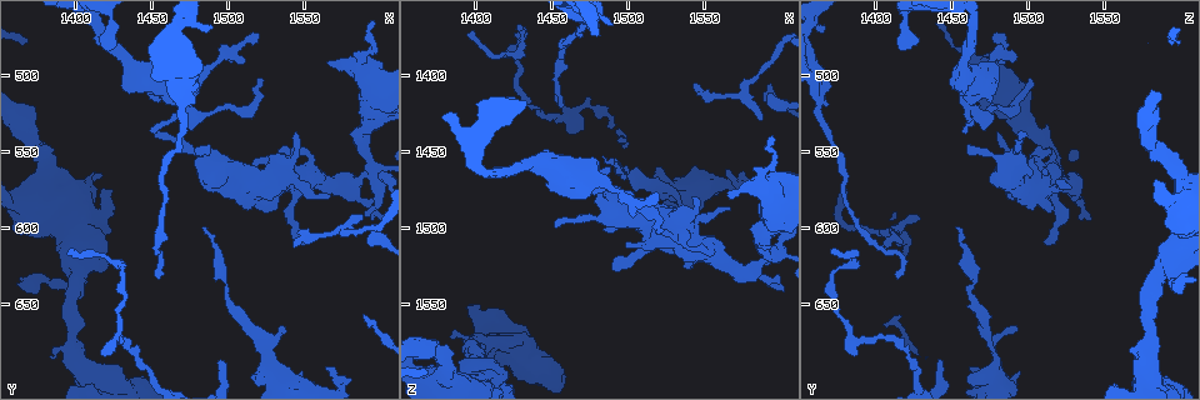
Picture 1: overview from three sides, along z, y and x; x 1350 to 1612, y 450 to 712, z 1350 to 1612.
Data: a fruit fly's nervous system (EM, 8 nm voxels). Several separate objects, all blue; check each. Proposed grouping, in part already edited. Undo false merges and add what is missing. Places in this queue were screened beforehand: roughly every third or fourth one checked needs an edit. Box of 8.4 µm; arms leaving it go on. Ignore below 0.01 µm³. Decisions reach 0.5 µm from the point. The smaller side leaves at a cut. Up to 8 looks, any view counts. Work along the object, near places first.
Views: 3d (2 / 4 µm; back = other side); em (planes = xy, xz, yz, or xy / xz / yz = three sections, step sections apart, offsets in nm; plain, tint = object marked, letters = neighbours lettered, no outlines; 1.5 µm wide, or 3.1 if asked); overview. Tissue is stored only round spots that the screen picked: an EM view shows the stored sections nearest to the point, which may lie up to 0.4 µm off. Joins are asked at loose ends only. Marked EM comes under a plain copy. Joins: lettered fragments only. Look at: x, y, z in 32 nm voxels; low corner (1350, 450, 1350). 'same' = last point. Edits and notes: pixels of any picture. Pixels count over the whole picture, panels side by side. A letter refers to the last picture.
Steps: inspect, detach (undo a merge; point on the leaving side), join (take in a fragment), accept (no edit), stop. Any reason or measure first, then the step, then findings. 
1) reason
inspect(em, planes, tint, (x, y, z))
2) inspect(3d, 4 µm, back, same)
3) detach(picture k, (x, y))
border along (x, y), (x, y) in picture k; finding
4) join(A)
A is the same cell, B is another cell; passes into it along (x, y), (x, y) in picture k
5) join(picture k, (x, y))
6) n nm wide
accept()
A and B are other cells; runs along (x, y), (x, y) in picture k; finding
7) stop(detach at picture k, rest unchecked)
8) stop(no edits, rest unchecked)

an open end
inspect(3d, 4 µm, (1418, 480, 1416))

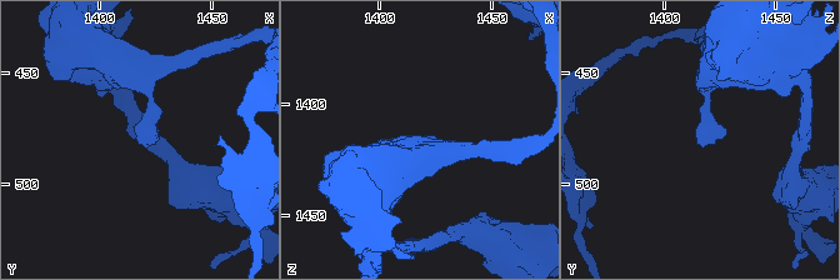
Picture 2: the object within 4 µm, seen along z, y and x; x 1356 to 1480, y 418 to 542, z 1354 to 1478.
now the EM
inspect(em, yz, step 8, letters, (1416, 481, 1417))

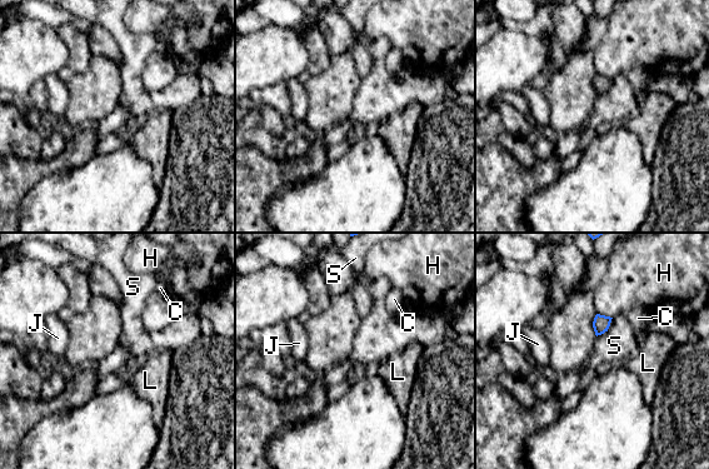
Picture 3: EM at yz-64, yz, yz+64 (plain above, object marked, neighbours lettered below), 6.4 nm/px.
another direction
inspect(em, planes, letters, same)

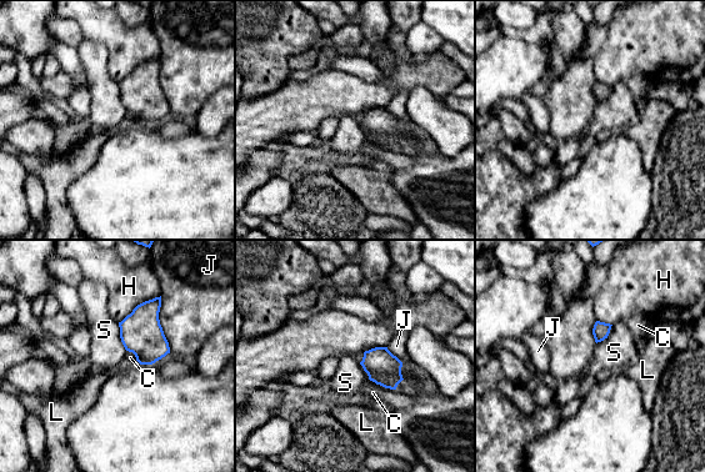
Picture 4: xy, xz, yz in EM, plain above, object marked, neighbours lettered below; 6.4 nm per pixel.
accept()
C, H, J, L and S are other cells; border along (118, 324), (120, 341), (126, 350) in picture 4; no lettered fragment goes on from it

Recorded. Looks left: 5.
thin end
inspect(3d, 2 µm, (1452, 538, 1498))

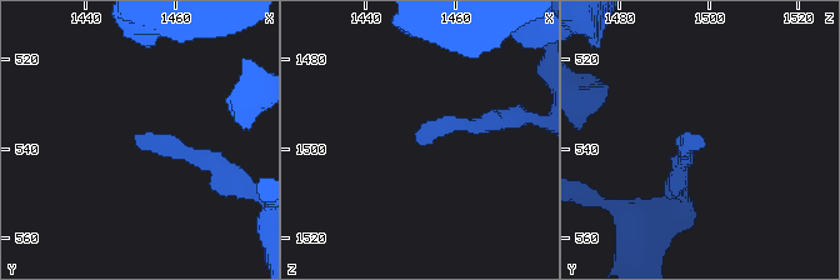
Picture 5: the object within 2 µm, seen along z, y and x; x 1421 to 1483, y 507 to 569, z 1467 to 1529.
inspect(em, planes, tint, (1451, 538, 1498))

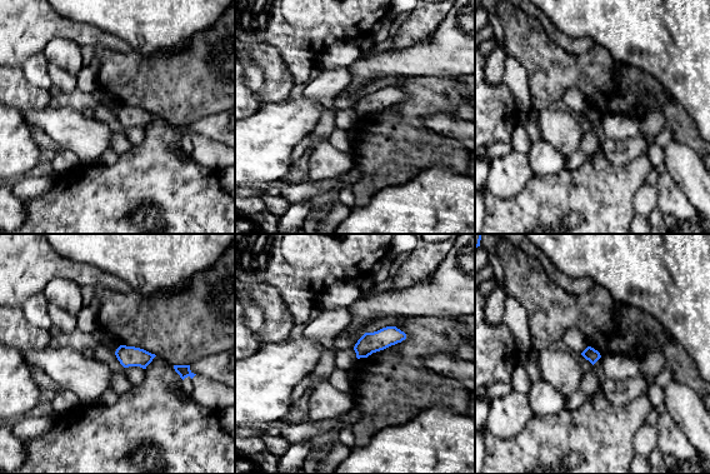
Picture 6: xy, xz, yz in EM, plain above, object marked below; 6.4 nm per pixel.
see the neighbours
inspect(em, planes, letters, same)

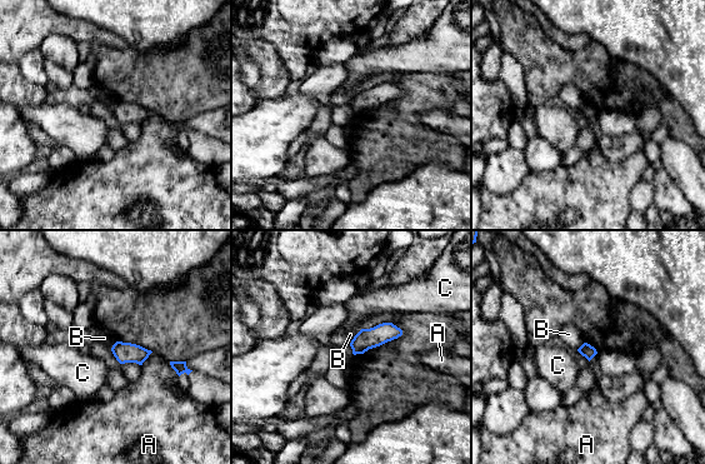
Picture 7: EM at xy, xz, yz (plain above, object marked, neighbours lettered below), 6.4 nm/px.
90 nm wide; A touches over 120 nm
accept()
A, B and C are other cells; none of them fits

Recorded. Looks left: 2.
end of a long branch
inspect(em, yz, step 4, letters, (1522, 502, 1500))

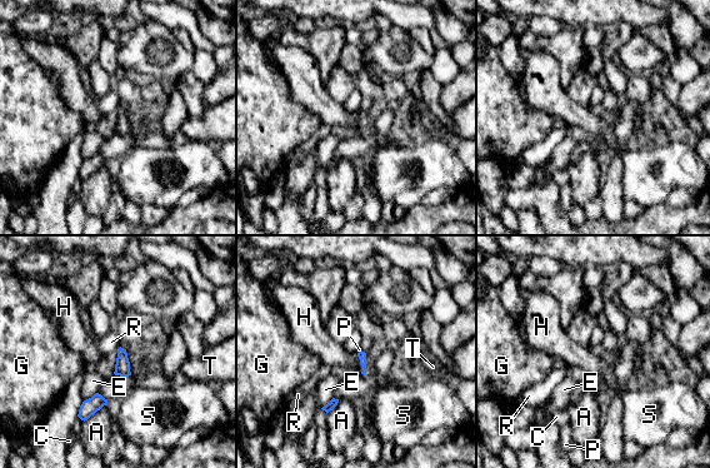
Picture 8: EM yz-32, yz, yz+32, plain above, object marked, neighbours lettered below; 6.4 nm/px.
inspect(em, planes, letters, same)

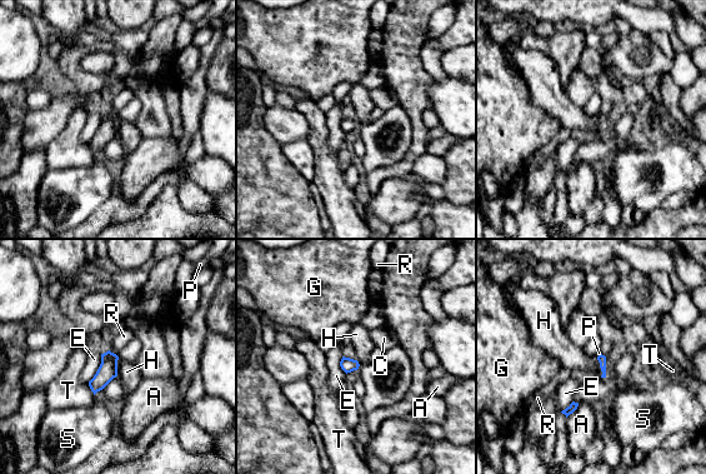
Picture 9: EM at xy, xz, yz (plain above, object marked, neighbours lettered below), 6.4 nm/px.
accept()
A, C, E, G, H, P, R, S and T are other cells; border along (109, 350), (116, 355) in picture 9; no lettered fragment goes on from it

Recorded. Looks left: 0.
stop(no edits, rest unchecked)

